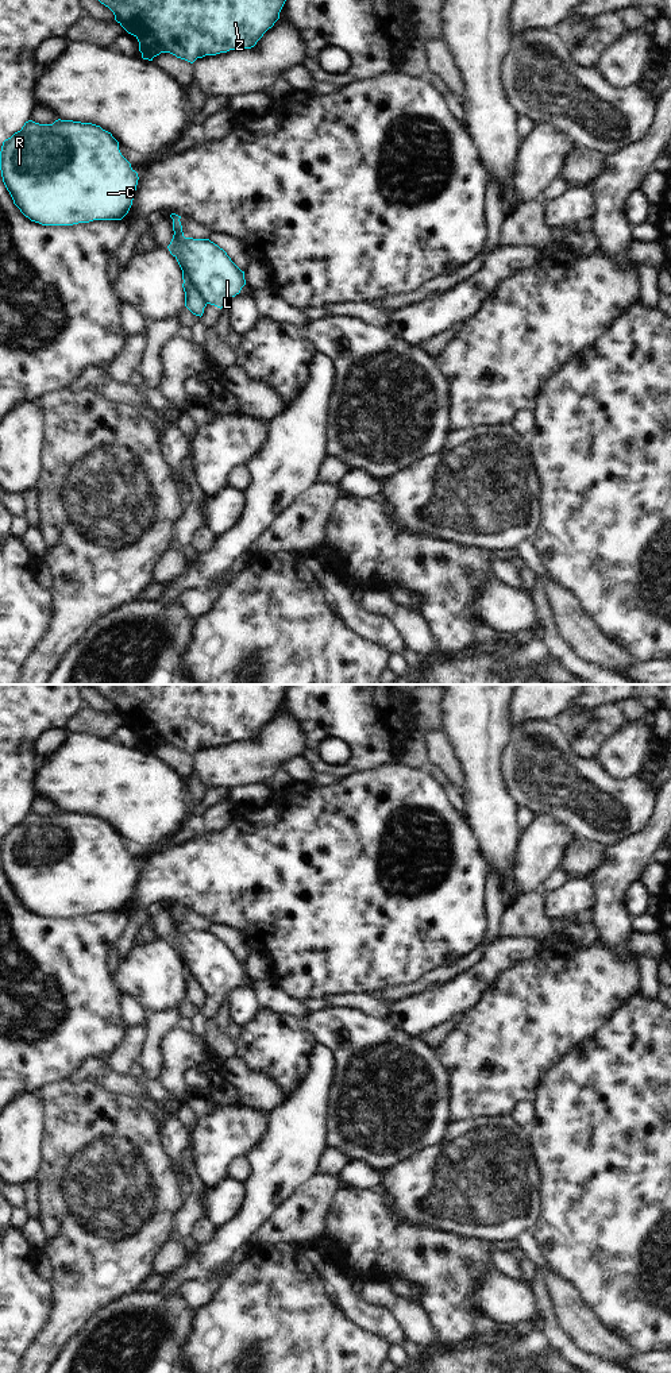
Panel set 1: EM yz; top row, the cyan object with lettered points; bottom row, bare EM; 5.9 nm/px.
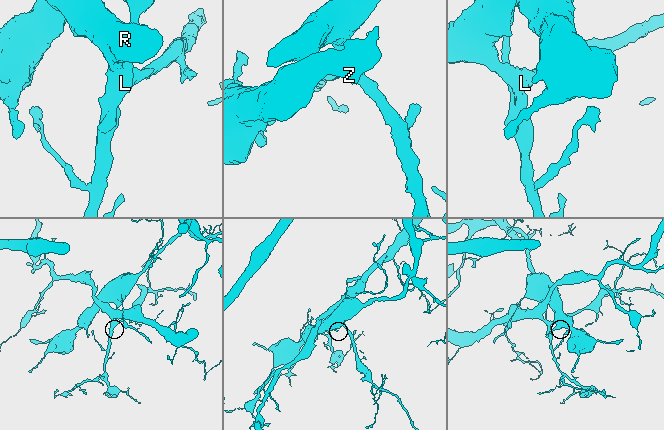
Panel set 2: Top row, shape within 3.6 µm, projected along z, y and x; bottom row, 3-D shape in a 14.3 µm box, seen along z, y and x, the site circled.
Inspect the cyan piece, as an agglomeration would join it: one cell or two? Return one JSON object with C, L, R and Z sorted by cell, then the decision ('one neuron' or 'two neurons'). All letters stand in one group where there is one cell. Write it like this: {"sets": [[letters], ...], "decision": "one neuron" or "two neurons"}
{"sets": [["C", "L", "R"], ["Z"]], "decision": "two neurons"}

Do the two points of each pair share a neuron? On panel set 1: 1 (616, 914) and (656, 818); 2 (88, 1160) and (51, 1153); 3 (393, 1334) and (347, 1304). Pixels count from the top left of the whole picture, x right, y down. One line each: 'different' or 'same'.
1: same
2: same
3: same

